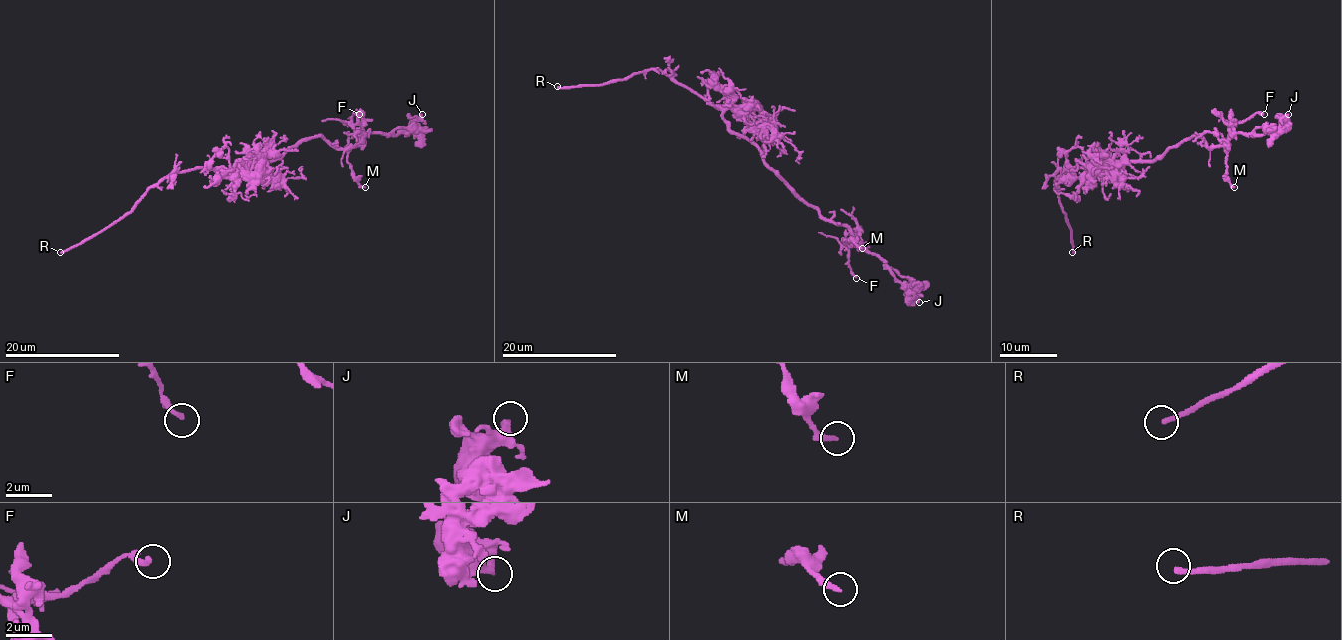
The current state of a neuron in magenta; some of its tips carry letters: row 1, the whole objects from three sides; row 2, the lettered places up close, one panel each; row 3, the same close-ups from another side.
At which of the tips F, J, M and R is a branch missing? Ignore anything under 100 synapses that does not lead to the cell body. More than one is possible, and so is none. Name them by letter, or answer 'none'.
R

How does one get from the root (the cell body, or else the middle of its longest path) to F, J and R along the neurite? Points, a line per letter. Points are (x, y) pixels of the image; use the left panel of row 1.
F: (252, 164), (272, 162), (312, 137), (353, 147), (357, 131), (352, 115), (359, 114)
J: (252, 164), (272, 162), (312, 137), (323, 137), (336, 147), (349, 148), (369, 134), (406, 132), (422, 114)
R: (252, 164), (229, 169), (225, 174), (205, 168), (173, 171), (155, 184), (129, 212), (60, 252)

